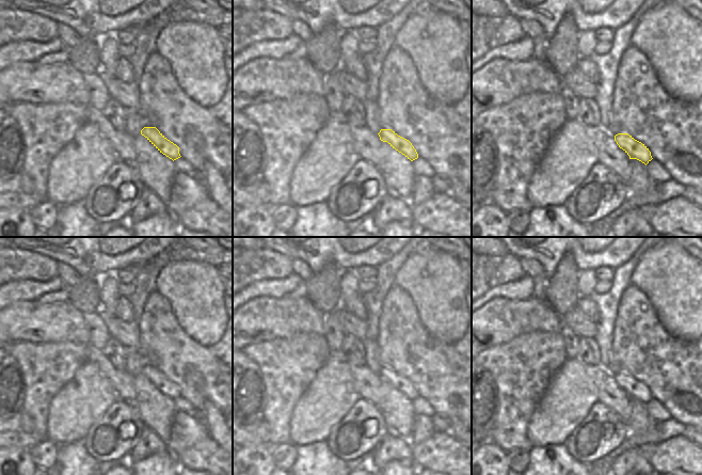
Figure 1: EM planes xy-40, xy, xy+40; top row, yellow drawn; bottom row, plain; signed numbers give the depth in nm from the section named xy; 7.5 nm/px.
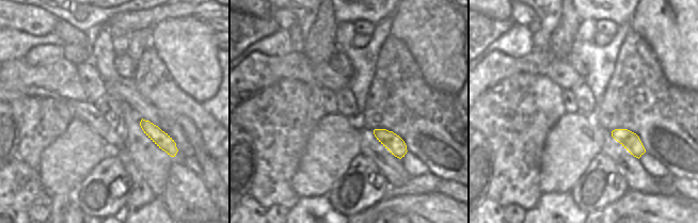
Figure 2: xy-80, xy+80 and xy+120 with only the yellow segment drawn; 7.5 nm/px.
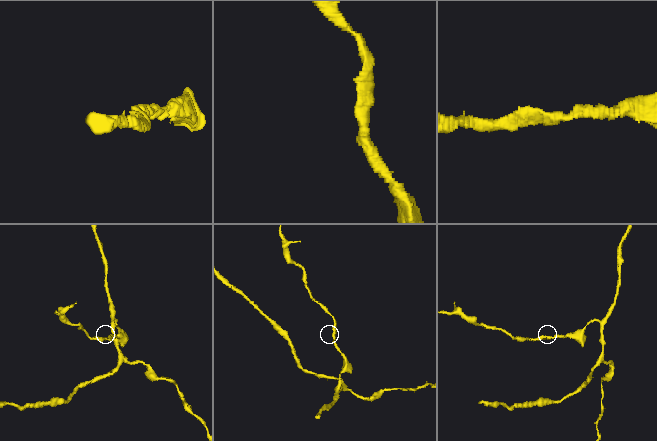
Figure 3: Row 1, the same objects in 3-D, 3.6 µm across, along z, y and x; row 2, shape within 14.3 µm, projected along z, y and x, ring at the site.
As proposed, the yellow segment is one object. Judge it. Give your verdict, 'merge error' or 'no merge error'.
no merge error

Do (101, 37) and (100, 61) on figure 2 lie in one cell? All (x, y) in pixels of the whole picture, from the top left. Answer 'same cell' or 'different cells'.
same cell

